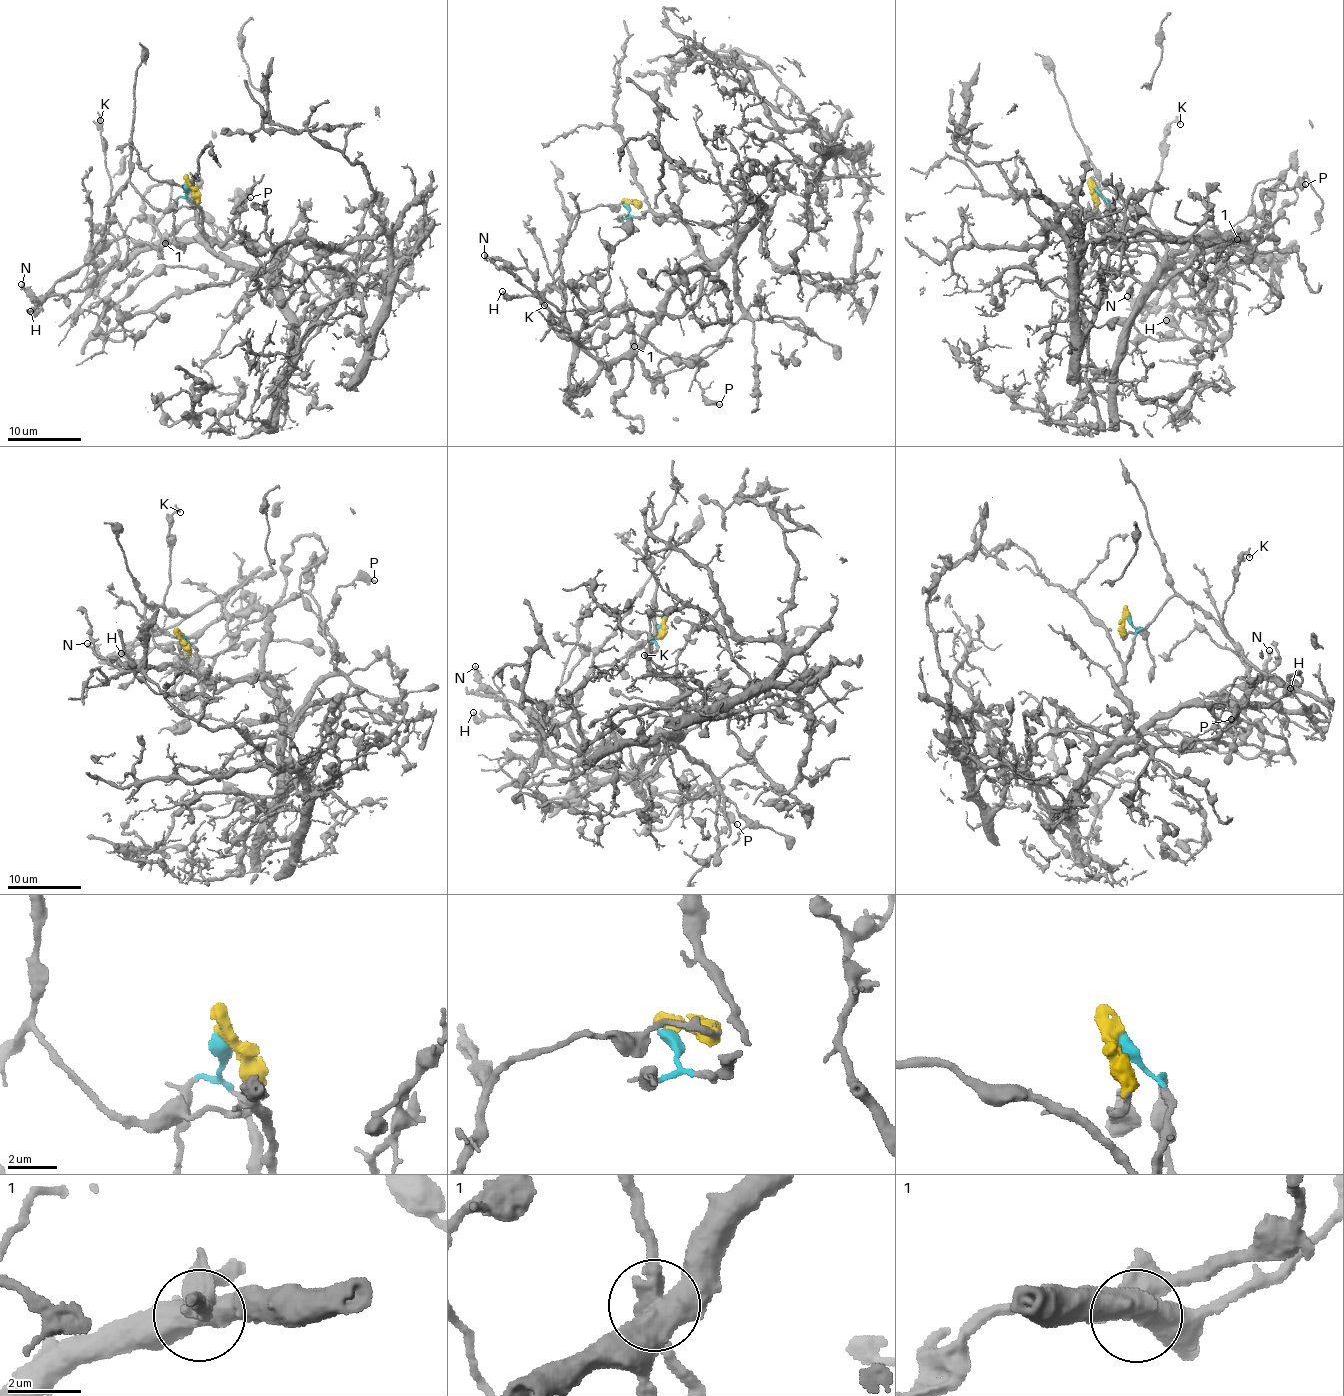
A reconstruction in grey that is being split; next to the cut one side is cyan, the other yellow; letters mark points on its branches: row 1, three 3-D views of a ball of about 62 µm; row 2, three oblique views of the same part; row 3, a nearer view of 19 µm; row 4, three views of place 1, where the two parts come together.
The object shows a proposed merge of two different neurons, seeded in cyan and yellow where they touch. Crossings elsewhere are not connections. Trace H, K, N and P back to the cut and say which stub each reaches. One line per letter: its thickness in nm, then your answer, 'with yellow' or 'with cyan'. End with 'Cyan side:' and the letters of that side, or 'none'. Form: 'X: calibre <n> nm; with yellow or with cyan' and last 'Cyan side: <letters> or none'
H: calibre 340 nm; with cyan
K: calibre 140 nm; with yellow
N: calibre 400 nm; with cyan
P: calibre 260 nm; with cyan
Cyan side: H, N, P

